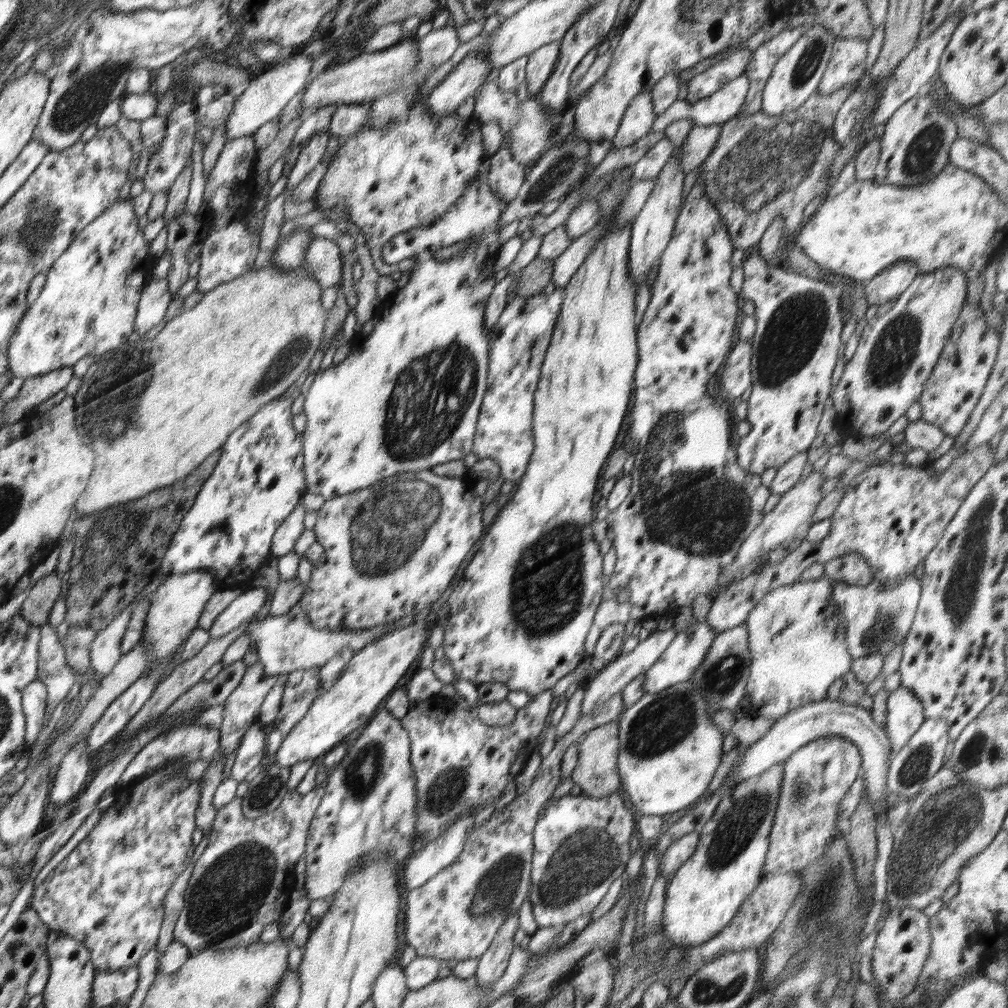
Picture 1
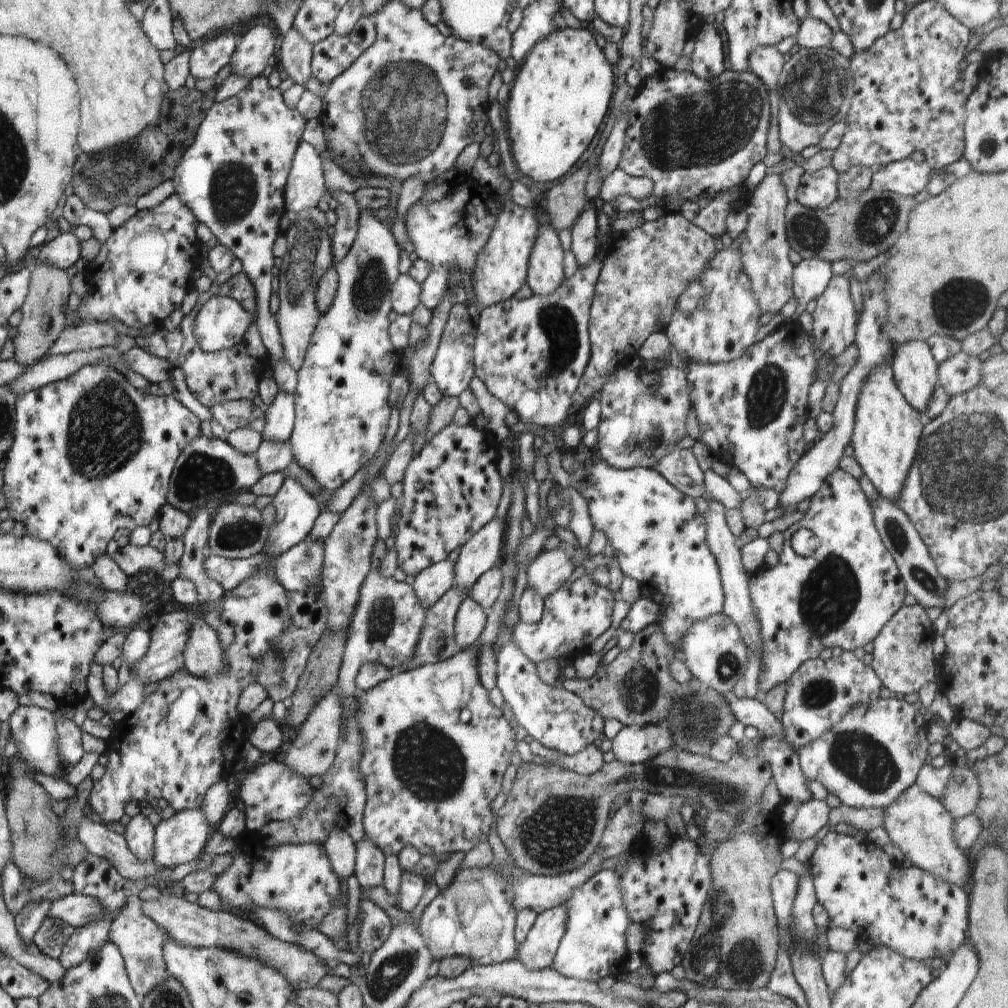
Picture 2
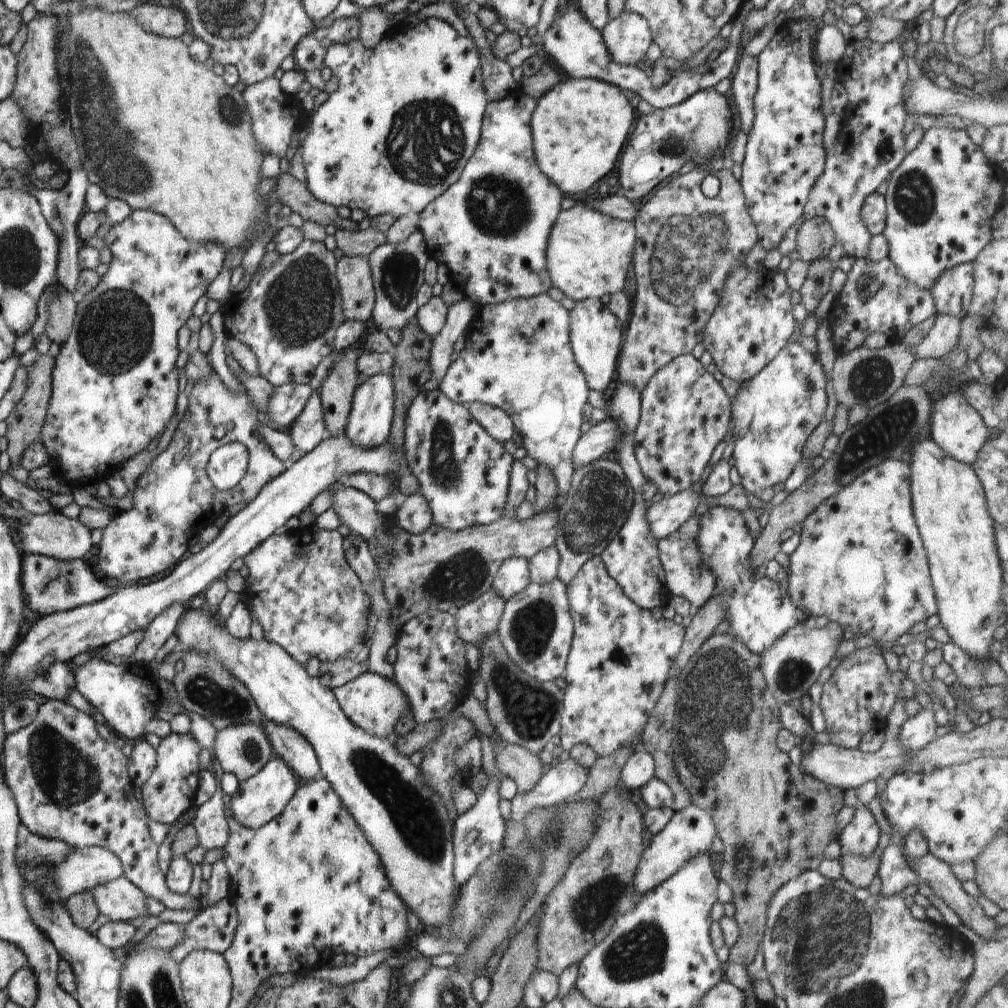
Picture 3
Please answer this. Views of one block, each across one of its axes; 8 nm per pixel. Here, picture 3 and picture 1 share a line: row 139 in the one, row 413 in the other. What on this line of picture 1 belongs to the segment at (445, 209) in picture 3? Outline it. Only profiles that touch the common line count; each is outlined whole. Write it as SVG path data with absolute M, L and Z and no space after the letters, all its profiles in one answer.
M556 287L548 295L522 298L507 304L498 323L490 331L487 388L480 406L472 453L478 460L492 458L500 467L499 476L517 483L533 454L533 400L551 335L564 301L564 289Z

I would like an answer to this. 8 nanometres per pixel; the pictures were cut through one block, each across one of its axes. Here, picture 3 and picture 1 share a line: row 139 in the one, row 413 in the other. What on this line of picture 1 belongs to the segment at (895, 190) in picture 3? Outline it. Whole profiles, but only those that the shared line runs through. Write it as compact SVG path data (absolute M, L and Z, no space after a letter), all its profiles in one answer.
M965 302L948 338L946 350L942 352L930 380L926 380L924 392L916 400L921 405L920 419L938 426L945 435L954 438L960 434L976 407L996 360L999 347L998 339L993 337L996 330L985 320L980 304L968 305Z

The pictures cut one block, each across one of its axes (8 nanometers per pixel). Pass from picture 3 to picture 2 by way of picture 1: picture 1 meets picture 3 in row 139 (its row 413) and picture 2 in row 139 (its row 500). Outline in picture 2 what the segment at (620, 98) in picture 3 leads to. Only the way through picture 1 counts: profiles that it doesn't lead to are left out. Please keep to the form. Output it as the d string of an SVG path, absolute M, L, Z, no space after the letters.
M582 27L554 29L528 51L510 85L509 101L503 113L511 156L518 172L536 182L554 182L562 178L588 148L608 112L610 98L616 90L614 74L603 50L596 45L593 33L590 28Z

